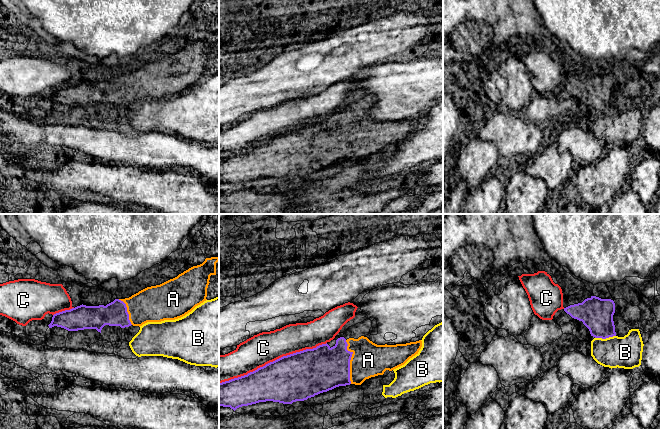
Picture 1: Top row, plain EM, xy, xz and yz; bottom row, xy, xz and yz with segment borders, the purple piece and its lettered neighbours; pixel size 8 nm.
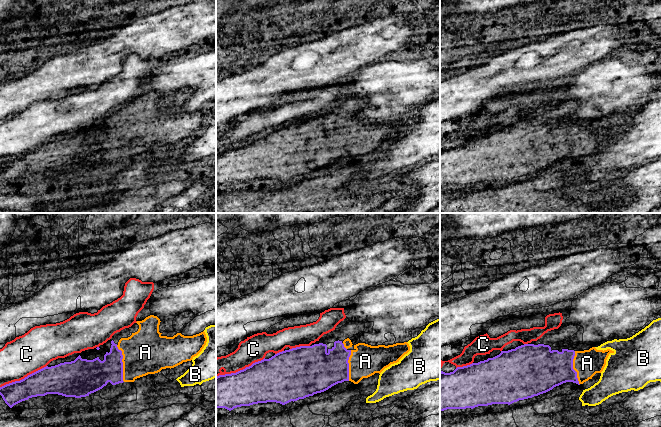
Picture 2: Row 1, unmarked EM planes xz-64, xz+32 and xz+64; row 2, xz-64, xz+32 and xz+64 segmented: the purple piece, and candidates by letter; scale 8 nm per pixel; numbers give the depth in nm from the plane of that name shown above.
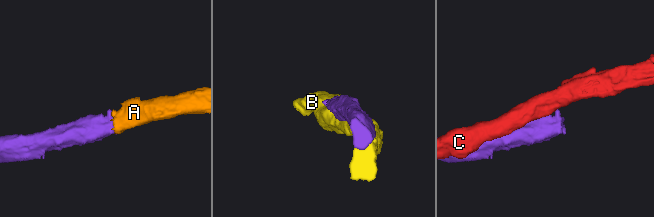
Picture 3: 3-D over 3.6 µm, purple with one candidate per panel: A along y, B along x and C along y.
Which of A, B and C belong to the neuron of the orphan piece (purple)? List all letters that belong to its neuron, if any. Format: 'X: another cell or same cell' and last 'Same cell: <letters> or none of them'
A: same cell
B: another cell
C: another cell
Same cell: A

